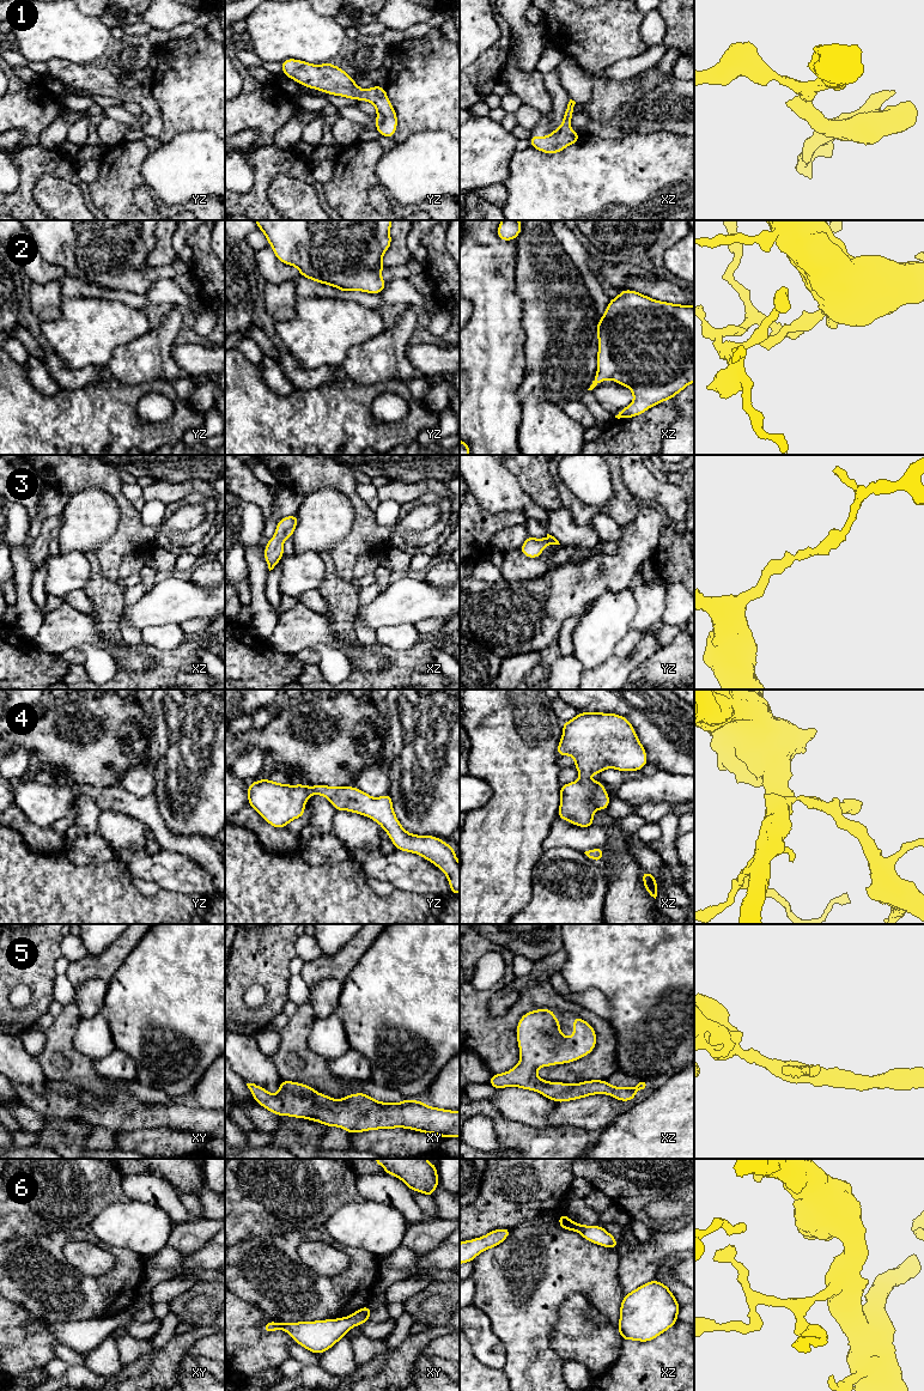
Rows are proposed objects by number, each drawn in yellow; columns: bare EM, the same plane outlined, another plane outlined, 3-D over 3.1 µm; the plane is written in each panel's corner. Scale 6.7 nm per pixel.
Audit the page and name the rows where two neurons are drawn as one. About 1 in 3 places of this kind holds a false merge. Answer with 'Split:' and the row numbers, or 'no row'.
Split: no row

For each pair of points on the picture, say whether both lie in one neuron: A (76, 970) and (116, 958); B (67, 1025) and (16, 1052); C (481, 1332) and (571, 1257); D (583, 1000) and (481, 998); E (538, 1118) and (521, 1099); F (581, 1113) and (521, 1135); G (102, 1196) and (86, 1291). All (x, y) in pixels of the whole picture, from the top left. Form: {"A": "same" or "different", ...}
{"A": "same", "B": "different", "C": "different", "D": "different", "E": "same", "F": "different", "G": "different"}

